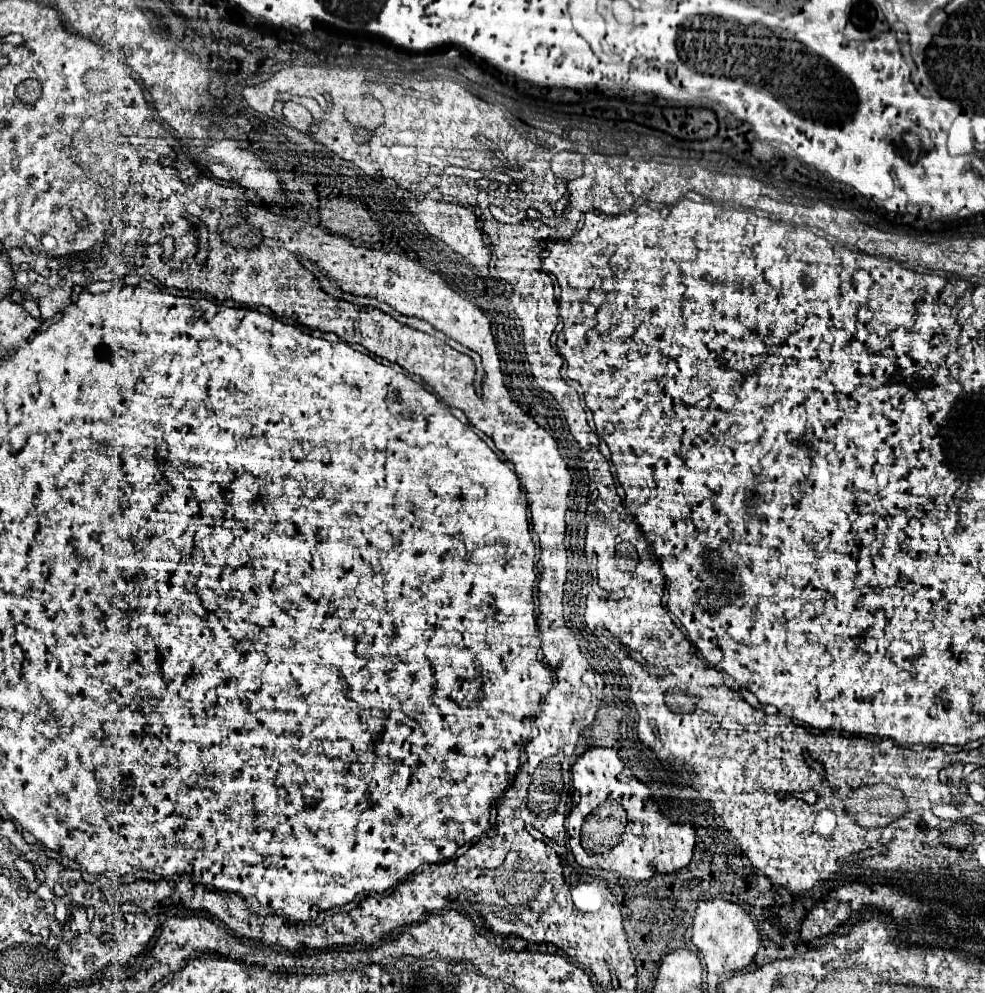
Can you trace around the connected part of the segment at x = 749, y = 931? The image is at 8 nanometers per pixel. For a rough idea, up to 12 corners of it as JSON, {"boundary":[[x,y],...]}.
{"boundary":[[699,901],[693,945],[711,975],[751,965],[755,923],[739,905]]}

